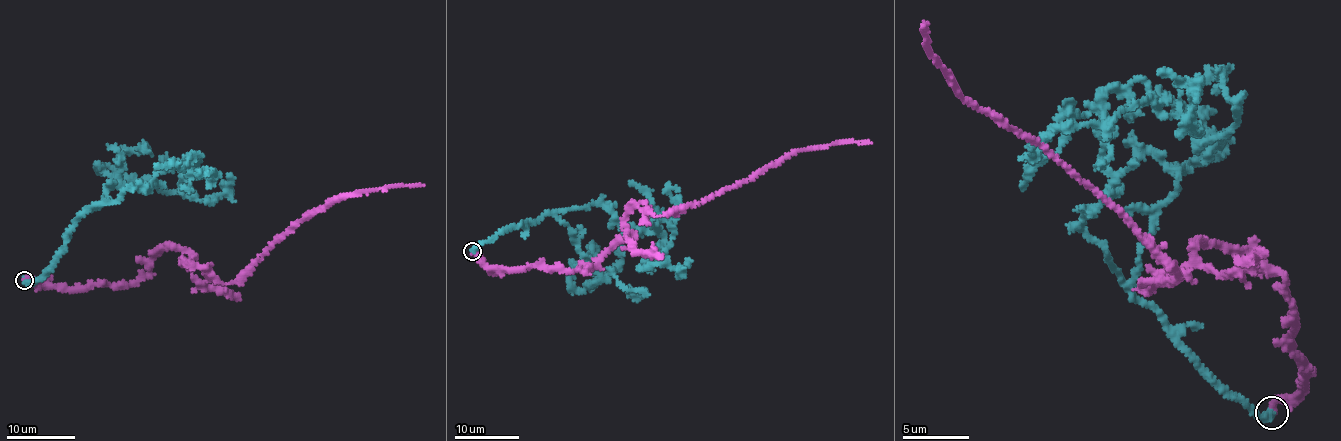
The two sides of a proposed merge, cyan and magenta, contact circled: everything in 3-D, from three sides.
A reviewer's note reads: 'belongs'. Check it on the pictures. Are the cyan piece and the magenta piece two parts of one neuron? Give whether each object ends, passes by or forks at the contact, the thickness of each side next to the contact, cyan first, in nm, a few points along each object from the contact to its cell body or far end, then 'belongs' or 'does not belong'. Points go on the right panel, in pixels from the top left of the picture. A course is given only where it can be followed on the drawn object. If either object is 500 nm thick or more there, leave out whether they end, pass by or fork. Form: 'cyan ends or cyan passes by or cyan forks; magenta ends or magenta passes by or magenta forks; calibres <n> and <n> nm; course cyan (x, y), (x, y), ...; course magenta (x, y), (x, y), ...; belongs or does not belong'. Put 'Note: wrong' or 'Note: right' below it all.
cyan ends; magenta ends; calibres 440 and 320 nm; course cyan (1272, 413), (1235, 399), (1087, 232), (1108, 180), (1109, 90), (1142, 82), (1196, 130), (1187, 85), (1157, 71); course magenta (1272, 413), (1304, 371), (1283, 275), (1200, 238), (1143, 281), (1177, 275), (962, 96), (923, 21); does not belong
Note: wrong

